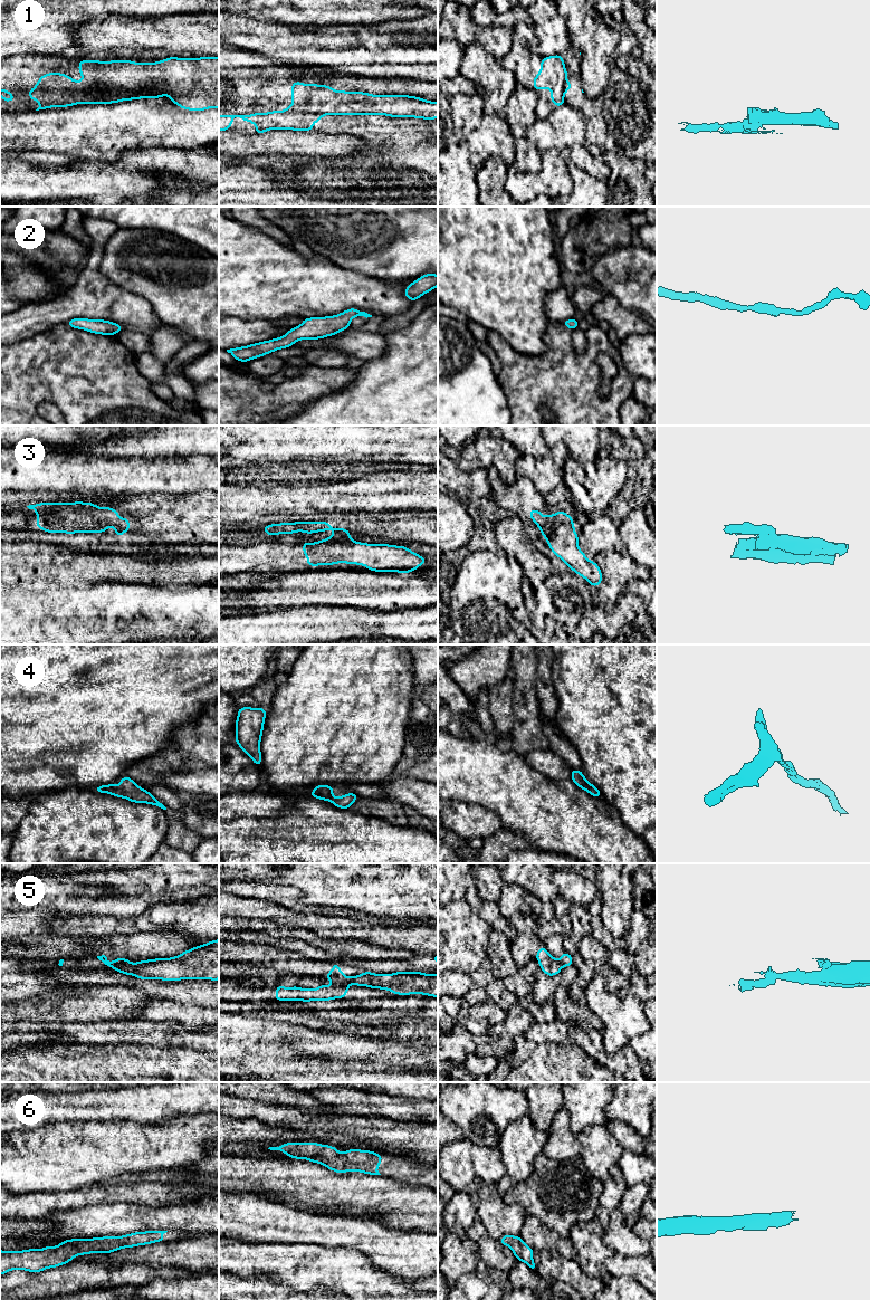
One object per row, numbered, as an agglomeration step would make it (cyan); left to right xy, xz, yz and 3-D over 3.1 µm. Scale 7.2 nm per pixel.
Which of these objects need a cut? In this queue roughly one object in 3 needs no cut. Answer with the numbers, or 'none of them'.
1, 3, 5

